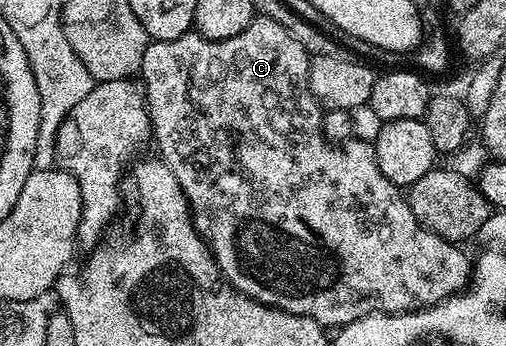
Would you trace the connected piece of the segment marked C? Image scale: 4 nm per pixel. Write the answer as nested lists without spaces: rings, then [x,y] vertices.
[[[265,18],[254,19],[244,30],[240,30],[240,34],[232,38],[209,40],[197,30],[191,30],[175,40],[147,43],[144,50],[140,83],[146,89],[146,109],[150,111],[153,143],[158,143],[157,155],[172,170],[172,174],[176,174],[176,182],[180,182],[180,190],[190,203],[194,229],[209,243],[210,253],[214,255],[214,261],[218,263],[222,275],[236,291],[244,293],[248,298],[285,312],[311,316],[327,330],[351,324],[373,312],[413,312],[436,305],[449,296],[457,296],[471,283],[471,257],[466,257],[455,241],[445,240],[430,232],[416,218],[416,214],[412,214],[410,201],[404,195],[403,189],[384,178],[376,162],[371,141],[351,138],[343,144],[331,144],[323,136],[324,109],[306,81],[310,57],[306,48],[300,46],[300,42],[296,42],[296,38],[288,34],[284,26]]]

